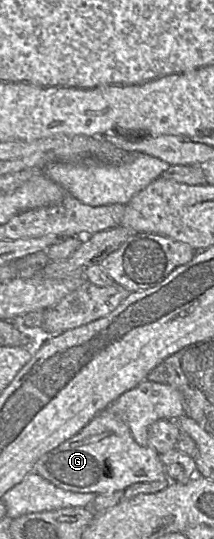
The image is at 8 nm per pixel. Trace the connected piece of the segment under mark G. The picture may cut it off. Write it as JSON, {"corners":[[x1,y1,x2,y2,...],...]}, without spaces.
{"corners":[[111,405,77,434,41,456,34,464,33,472,63,490,96,496,110,495,135,483,166,477,160,455,150,446,137,444,128,425,111,410]]}

